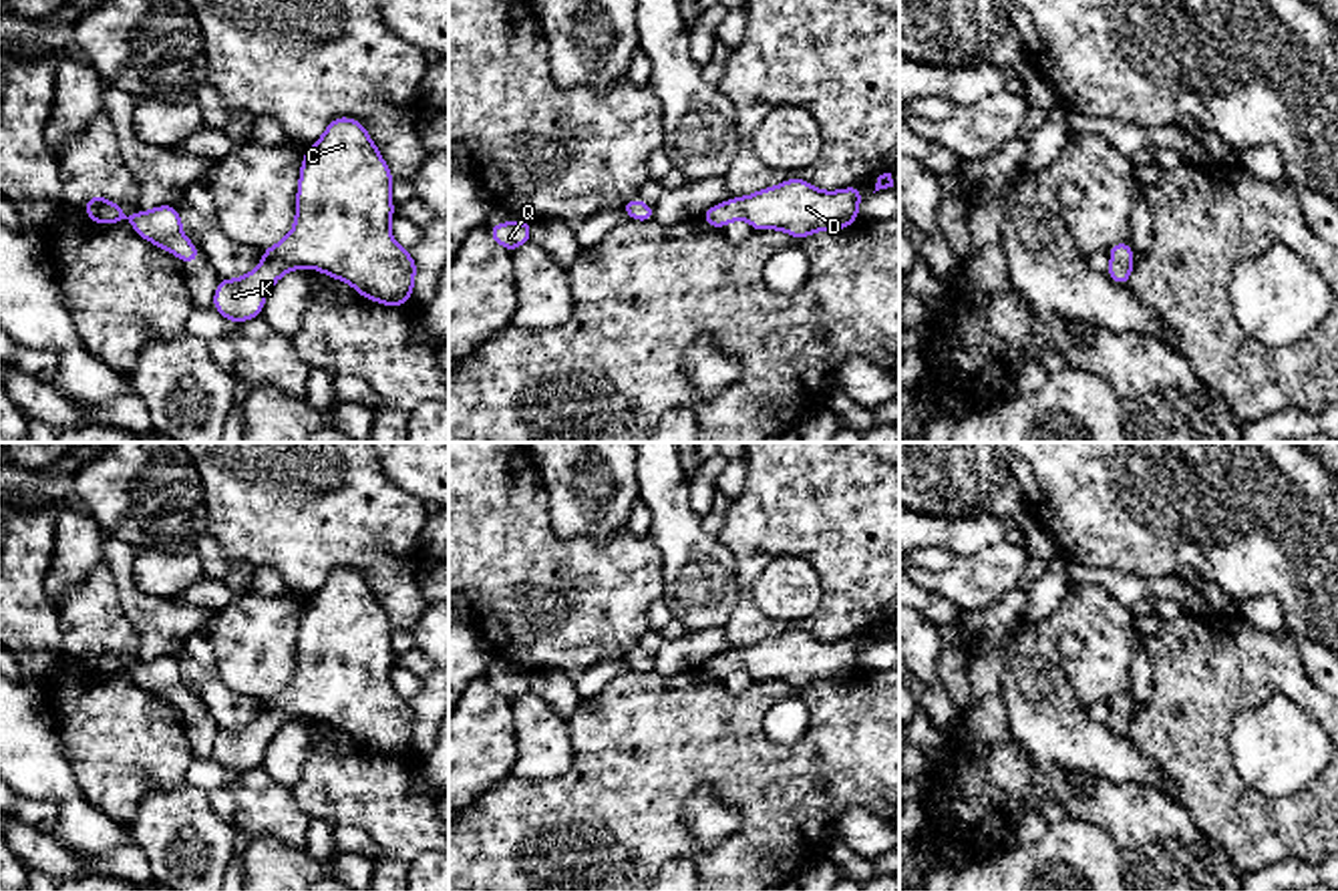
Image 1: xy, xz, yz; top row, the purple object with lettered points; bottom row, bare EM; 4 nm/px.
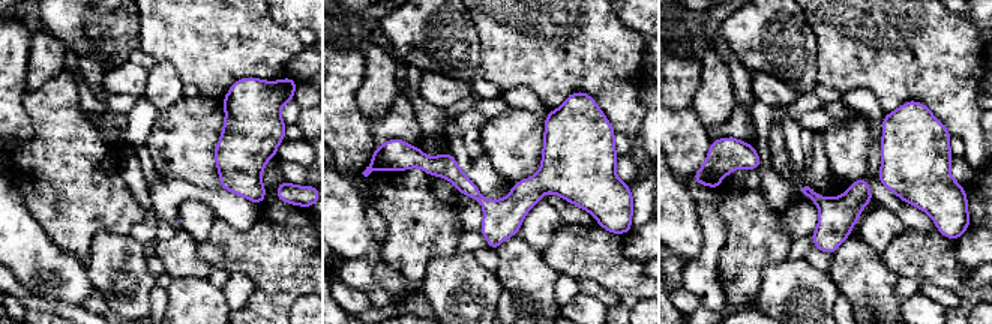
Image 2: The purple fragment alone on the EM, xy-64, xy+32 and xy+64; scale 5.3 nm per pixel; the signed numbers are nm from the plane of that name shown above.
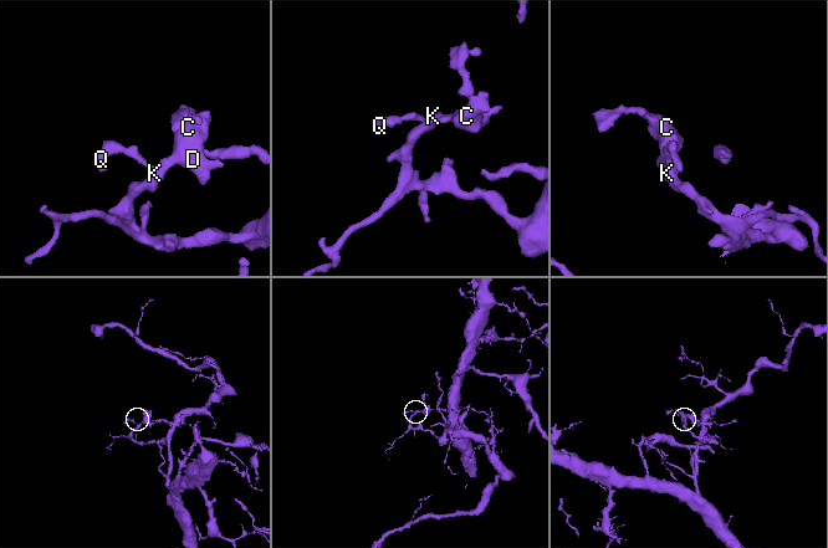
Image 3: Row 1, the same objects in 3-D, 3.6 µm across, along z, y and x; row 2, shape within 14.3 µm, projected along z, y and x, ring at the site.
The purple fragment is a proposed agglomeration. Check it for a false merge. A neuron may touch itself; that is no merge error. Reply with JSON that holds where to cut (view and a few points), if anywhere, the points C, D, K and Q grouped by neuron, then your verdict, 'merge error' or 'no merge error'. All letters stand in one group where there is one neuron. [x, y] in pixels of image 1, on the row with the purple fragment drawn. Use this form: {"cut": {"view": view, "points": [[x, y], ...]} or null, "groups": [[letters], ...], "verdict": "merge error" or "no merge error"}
{"cut": null, "groups": [["C", "D", "K", "Q"]], "verdict": "no merge error"}

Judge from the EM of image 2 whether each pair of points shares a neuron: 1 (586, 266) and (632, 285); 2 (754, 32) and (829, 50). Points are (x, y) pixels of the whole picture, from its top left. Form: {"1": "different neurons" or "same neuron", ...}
{"1": "same neuron", "2": "different neurons"}

